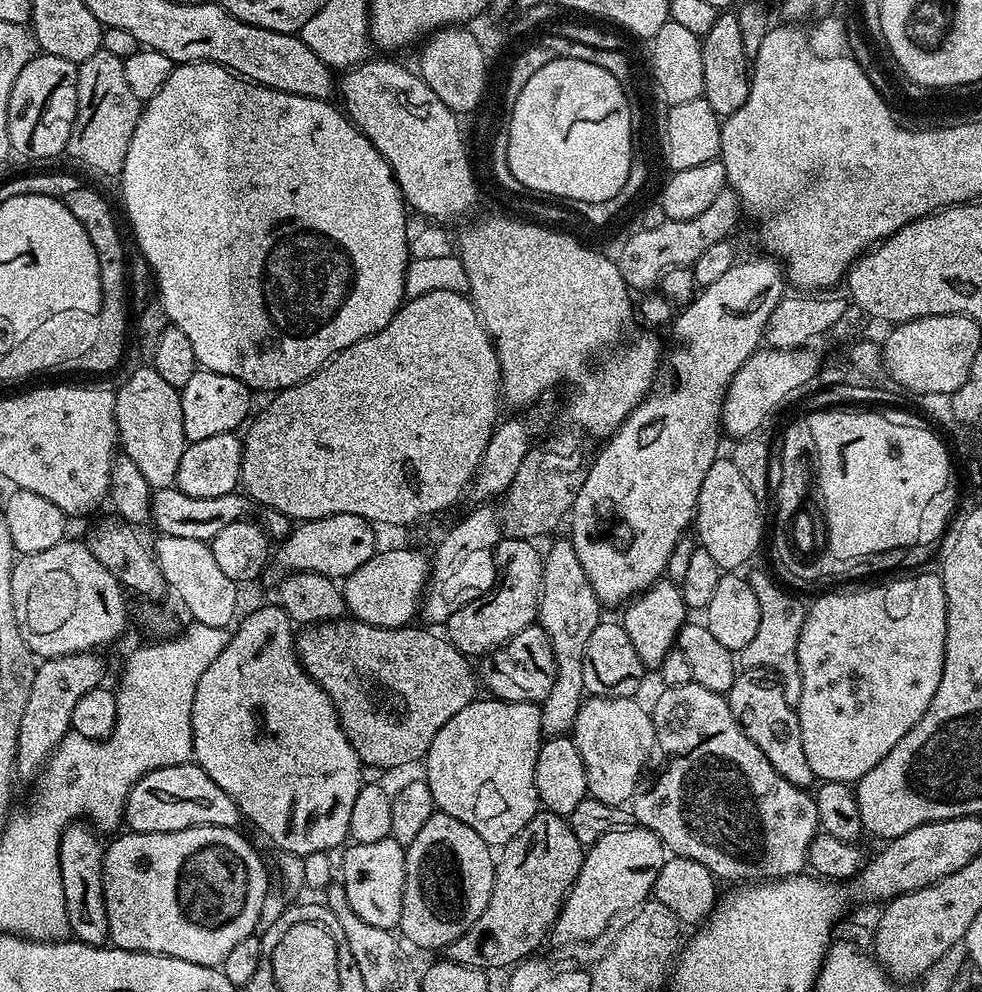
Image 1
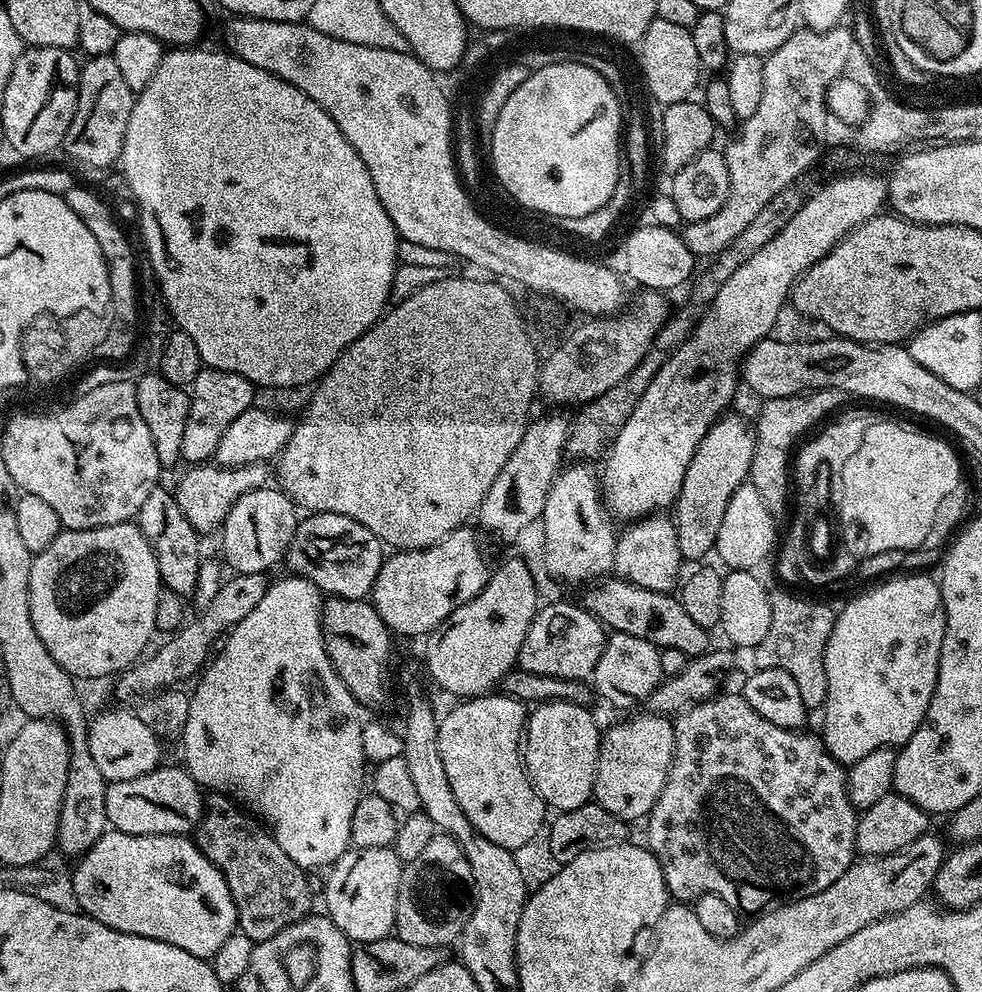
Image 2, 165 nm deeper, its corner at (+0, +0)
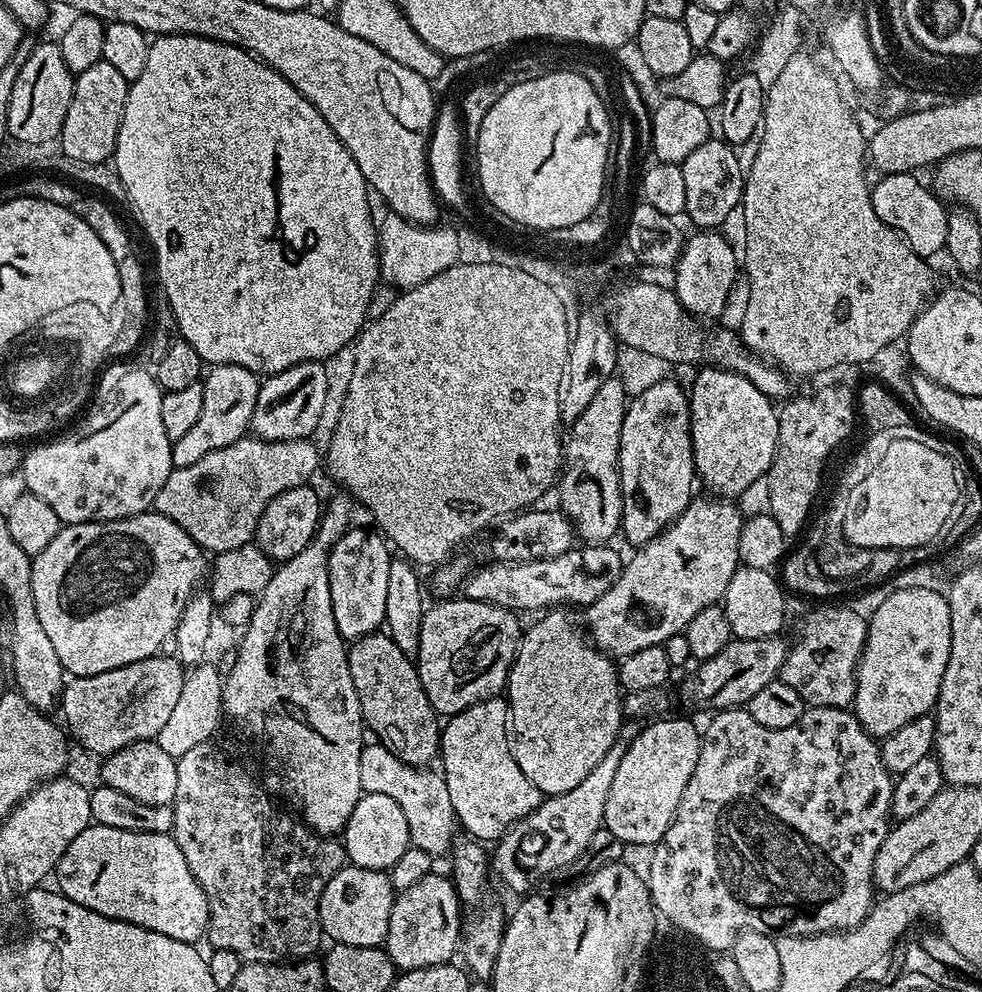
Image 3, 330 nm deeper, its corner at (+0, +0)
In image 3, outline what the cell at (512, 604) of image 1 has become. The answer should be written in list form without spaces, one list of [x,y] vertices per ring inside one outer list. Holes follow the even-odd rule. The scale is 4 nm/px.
[[[444,598],[436,603],[440,604],[431,605],[422,618],[414,663],[430,706],[437,717],[447,718],[505,691],[522,624],[520,628],[517,613],[496,604],[463,598]]]

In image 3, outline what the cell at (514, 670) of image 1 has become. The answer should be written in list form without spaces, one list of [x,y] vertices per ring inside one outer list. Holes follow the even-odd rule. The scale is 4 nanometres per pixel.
[[[692,499],[688,509],[665,532],[659,532],[650,542],[639,545],[633,551],[636,553],[632,561],[621,567],[620,575],[613,579],[606,594],[583,609],[583,627],[601,652],[613,658],[623,658],[637,650],[646,650],[646,646],[662,646],[672,636],[681,635],[698,610],[706,610],[706,606],[723,601],[730,578],[734,578],[737,568],[741,567],[738,538],[742,534],[745,517],[740,516],[731,499],[708,499],[712,500]]]

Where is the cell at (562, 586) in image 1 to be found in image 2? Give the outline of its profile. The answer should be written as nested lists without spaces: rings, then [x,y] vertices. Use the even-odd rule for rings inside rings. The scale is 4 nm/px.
[[[572,462],[569,468],[567,465],[557,472],[550,494],[546,494],[542,517],[545,570],[564,584],[579,586],[591,585],[612,572],[618,535],[617,529],[612,529],[613,517],[604,507],[597,473],[584,464],[587,463]]]

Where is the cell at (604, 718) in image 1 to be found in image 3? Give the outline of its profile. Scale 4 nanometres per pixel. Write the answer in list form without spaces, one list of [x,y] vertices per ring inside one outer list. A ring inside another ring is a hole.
[[[656,718],[639,729],[622,757],[614,782],[606,800],[603,827],[626,846],[648,844],[654,846],[666,834],[676,816],[678,802],[686,790],[686,782],[698,766],[702,732],[688,720]]]

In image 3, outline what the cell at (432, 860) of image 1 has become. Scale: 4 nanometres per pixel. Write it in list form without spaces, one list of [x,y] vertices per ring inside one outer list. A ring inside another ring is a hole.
[[[430,874],[393,899],[390,926],[382,945],[397,969],[409,972],[449,963],[462,943],[462,905],[456,885],[447,875]]]

